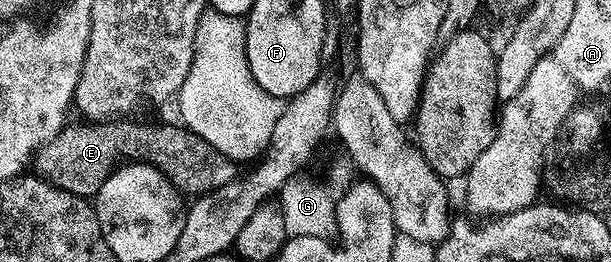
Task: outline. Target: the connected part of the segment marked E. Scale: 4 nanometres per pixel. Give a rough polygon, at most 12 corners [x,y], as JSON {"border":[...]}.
{"border":[[65,124],[34,158],[54,187],[95,198],[124,163],[181,195],[238,176],[183,124]]}

